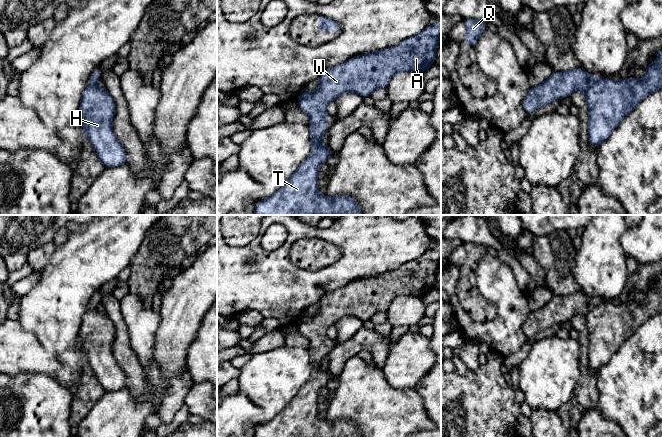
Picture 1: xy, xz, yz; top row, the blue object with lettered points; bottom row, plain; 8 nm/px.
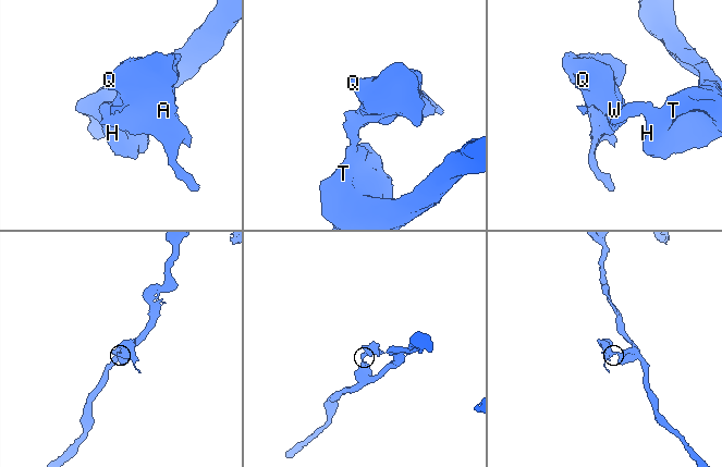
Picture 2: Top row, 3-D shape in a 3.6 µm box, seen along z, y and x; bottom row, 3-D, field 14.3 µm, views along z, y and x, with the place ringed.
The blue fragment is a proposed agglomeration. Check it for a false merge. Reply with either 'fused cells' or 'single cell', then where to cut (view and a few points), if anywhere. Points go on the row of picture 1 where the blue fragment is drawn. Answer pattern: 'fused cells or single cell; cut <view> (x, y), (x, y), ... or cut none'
fused cells; cut yz (599, 79), (584, 91)

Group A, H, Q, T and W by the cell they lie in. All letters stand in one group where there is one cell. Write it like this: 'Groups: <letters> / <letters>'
Groups: A Q W / H T

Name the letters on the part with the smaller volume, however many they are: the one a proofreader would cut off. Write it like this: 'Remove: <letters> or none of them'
Remove: A, Q, W

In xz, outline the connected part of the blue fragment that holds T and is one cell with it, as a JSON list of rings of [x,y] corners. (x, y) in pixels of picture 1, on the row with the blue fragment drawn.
[[[313,142],[310,156],[275,194],[255,204],[254,215],[362,215],[359,203],[352,197],[329,198],[318,193],[319,168],[332,154],[327,145]]]

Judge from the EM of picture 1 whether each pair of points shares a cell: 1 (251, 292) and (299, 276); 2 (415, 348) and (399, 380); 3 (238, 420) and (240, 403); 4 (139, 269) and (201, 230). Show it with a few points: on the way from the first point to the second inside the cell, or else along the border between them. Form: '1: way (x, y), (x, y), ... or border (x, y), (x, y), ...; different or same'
1: way (263, 285), (287, 285); same
2: way (410, 356), (402, 372); same
3: way (238, 416), (238, 407); same
4: way (154, 260), (186, 230); same

